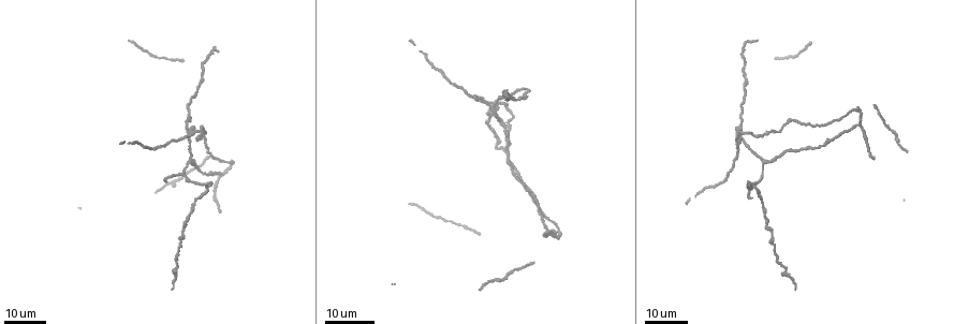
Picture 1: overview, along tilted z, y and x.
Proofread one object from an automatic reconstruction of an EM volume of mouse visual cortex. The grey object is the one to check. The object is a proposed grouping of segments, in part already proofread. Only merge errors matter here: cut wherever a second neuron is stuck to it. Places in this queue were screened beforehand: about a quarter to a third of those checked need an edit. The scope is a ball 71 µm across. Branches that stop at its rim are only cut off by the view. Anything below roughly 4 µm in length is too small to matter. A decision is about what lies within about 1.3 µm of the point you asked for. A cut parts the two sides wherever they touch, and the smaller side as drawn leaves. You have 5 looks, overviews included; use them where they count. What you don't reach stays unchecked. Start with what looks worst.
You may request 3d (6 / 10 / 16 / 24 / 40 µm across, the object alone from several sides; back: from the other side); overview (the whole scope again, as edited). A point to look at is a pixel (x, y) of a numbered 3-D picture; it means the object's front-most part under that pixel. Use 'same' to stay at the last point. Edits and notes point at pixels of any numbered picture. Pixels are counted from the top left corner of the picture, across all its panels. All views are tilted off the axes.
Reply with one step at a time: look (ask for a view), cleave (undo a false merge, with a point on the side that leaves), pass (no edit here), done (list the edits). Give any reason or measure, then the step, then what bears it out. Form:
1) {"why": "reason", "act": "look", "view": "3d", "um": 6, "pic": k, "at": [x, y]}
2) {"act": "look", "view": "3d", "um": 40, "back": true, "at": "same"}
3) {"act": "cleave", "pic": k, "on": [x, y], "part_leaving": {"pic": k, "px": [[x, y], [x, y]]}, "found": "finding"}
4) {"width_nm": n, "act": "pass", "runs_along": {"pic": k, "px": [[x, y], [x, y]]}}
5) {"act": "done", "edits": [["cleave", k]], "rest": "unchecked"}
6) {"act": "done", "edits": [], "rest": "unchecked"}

{"why": "a fork", "act": "look", "view": "3d", "um": 24, "pic": 1, "at": [180, 174]}

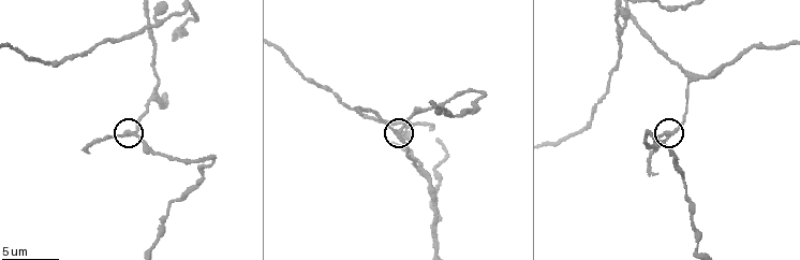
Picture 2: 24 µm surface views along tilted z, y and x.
{"act": "look", "view": "3d", "um": 10, "pic": 2, "at": [396, 132]}

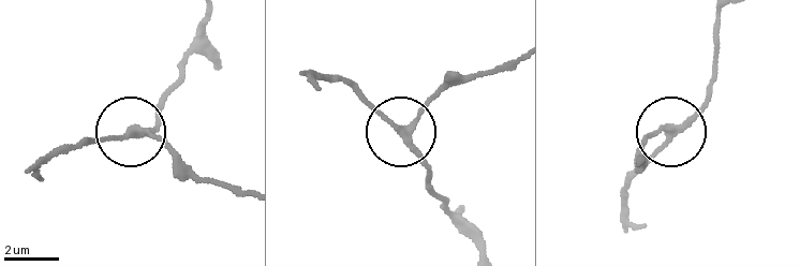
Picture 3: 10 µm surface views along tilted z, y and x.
{"width_nm": 220, "act": "pass", "runs_along": {"pic": 3, "px": [[719, 15], [710, 91], [627, 182]]}, "found": "all the same neuron"}

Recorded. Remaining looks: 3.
{"why": "arms part here", "act": "look", "view": "3d", "um": 16, "pic": 2, "at": [690, 78]}

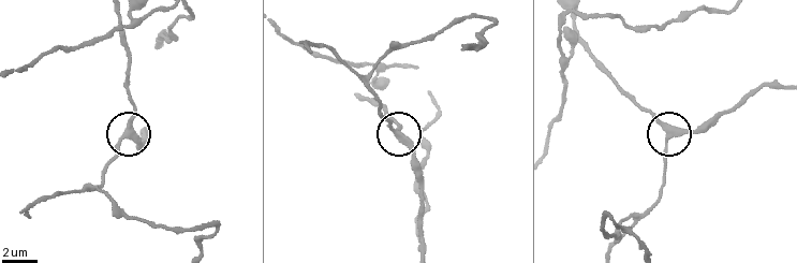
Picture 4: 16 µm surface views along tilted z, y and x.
{"arms": 3, "act": "pass", "runs_along": {"pic": 4, "px": [[424, 250], [421, 229], [424, 187], [413, 151], [379, 111]]}, "found": "continuous, no second neuron"}

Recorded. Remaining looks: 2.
{"why": "abrupt turn", "act": "look", "view": "3d", "um": 10, "pic": 2, "at": [213, 159]}

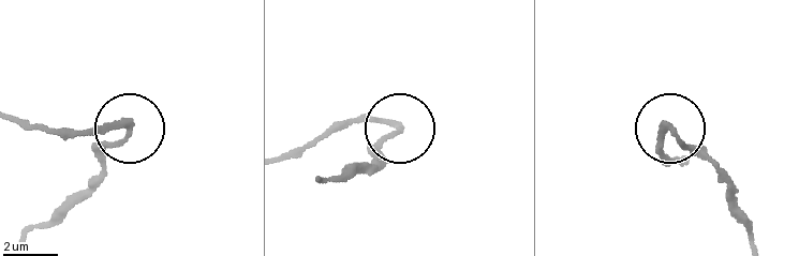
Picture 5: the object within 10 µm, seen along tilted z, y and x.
{"why": "closer look", "act": "look", "view": "3d", "um": 6, "pic": 5, "at": [124, 126]}

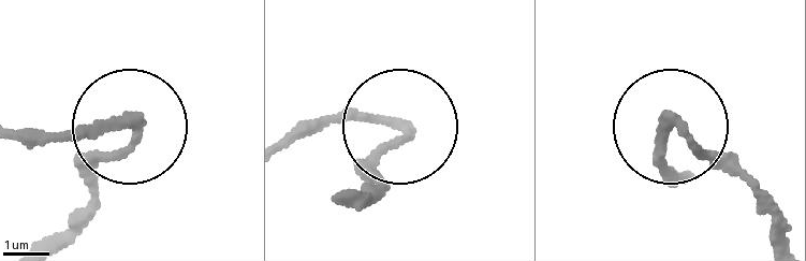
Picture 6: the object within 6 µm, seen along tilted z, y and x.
{"act": "pass", "runs_along": {"pic": 6, "px": [[682, 172], [659, 148], [675, 132], [741, 170], [778, 216]]}, "found": "one neuron here"}

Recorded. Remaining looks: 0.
{"act": "done", "edits": [], "rest": "unchecked"}

